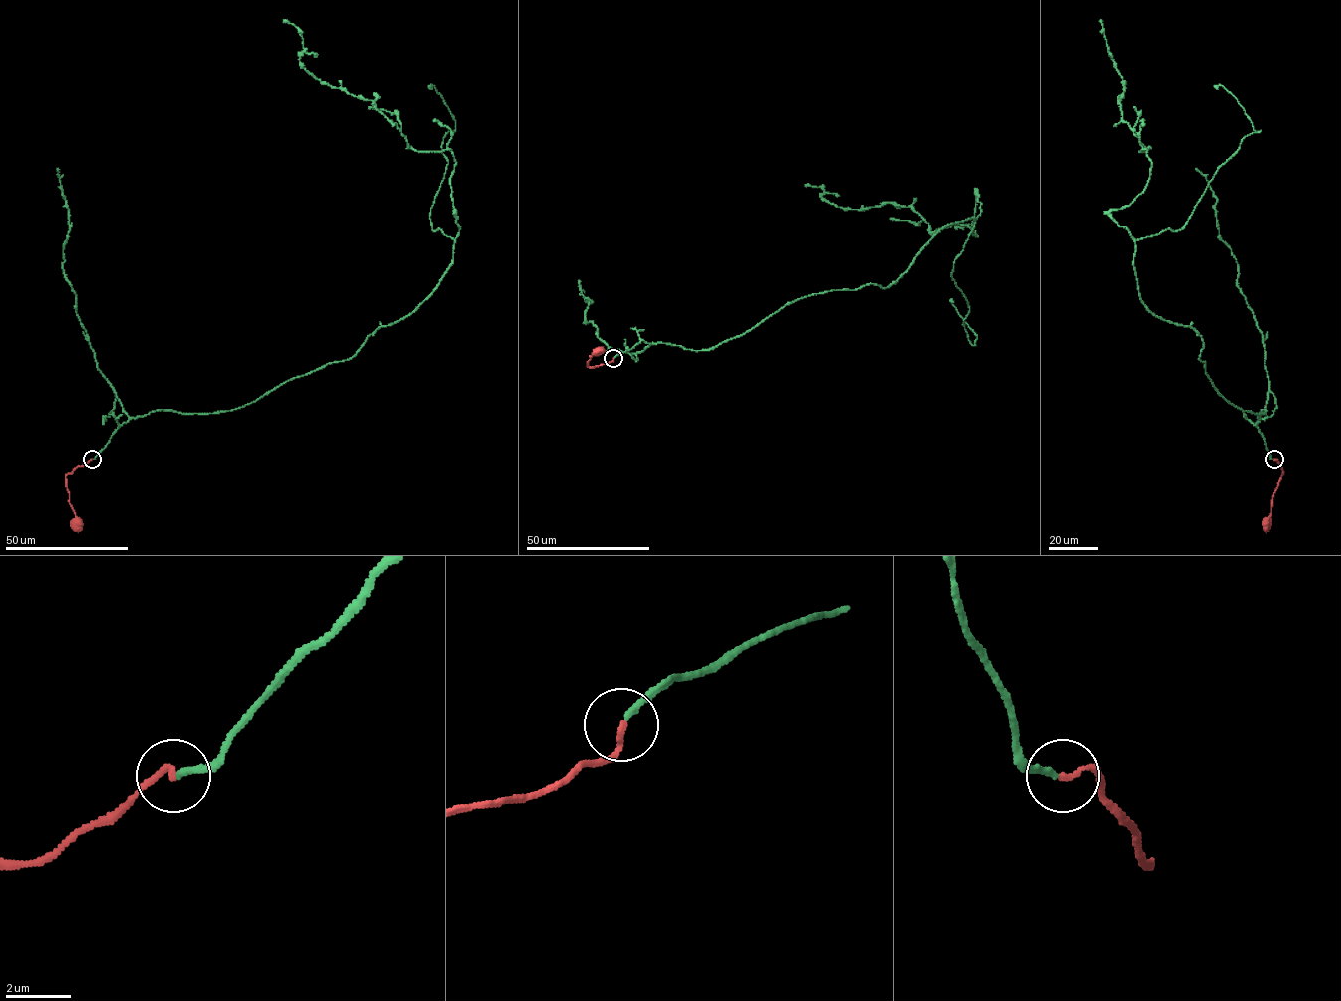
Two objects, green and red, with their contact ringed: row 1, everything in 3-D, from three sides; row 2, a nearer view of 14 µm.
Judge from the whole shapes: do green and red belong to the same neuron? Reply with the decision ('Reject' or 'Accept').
Accept

